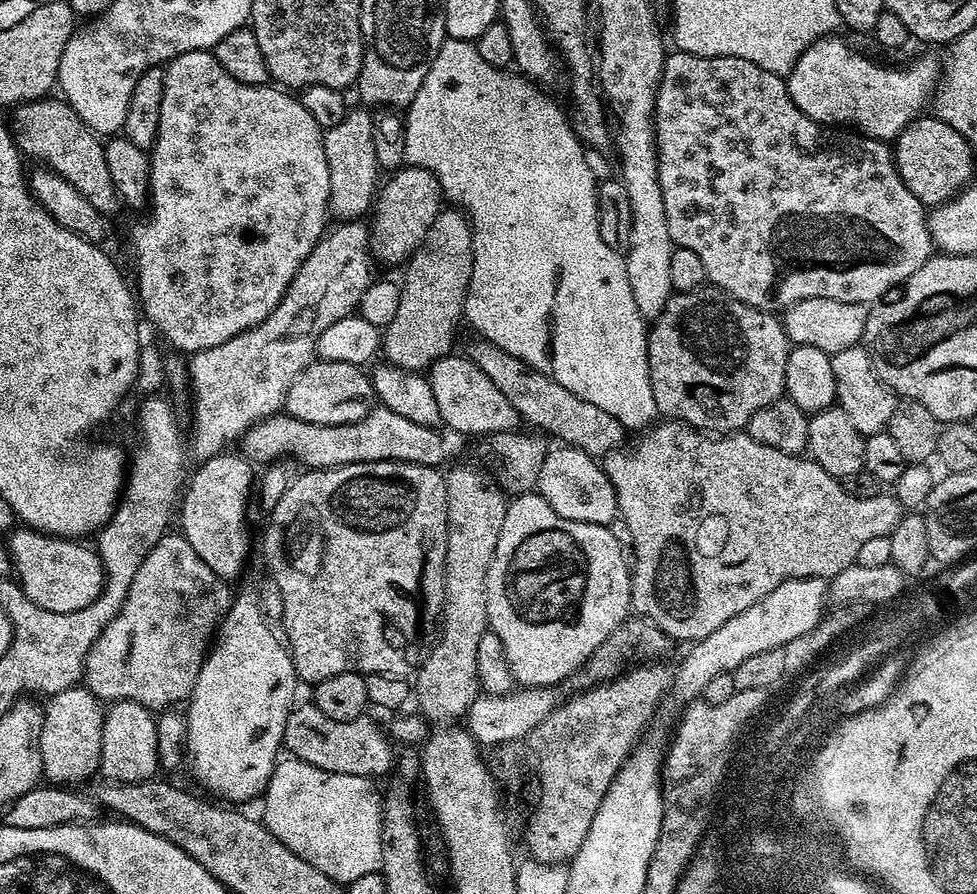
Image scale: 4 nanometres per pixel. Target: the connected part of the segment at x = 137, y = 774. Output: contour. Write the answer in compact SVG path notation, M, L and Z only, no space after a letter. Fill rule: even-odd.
M118 701L105 711L99 771L105 781L125 784L150 780L157 775L160 759L156 721L149 708L134 701Z

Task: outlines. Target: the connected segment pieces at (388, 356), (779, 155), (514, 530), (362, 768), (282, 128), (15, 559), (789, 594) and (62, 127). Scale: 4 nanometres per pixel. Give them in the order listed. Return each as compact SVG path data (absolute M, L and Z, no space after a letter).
M448 206L434 218L426 238L412 251L403 265L404 280L399 281L400 297L394 322L390 322L382 332L382 356L387 363L410 372L423 373L432 367L435 360L449 355L456 340L456 327L462 324L464 299L470 286L472 273L472 225L467 216L455 207Z
M675 50L669 51L664 57L664 69L662 70L662 78L660 85L656 91L656 157L658 158L658 186L662 190L662 206L666 208L666 226L670 226L670 238L673 245L686 250L694 250L694 254L698 254L699 260L704 267L704 274L709 285L720 288L726 294L730 294L734 298L738 298L738 302L746 302L746 306L754 306L761 308L764 312L773 314L783 313L792 307L793 304L802 302L806 298L830 298L834 302L850 302L851 304L873 305L887 297L893 290L899 289L904 281L910 278L910 274L914 274L914 270L918 270L927 260L934 254L934 245L932 235L928 229L928 212L926 206L918 198L914 198L914 194L910 192L906 186L906 182L902 182L902 178L896 169L896 158L893 149L889 147L885 141L875 140L869 136L862 136L855 130L840 130L835 136L835 131L829 130L825 125L819 124L817 120L810 119L806 114L802 114L802 110L798 110L798 106L794 106L794 98L790 98L788 93L788 85L785 77L776 76L770 70L762 70L762 66L754 66L754 62L746 62L746 58L730 58L729 56L695 56L694 54L686 54Z
M535 491L517 495L509 503L506 518L502 522L502 534L498 534L498 546L494 550L494 558L490 562L490 570L486 574L486 614L489 629L500 639L500 648L504 652L504 661L512 672L513 681L525 688L547 688L559 685L559 680L567 678L571 672L579 673L584 663L596 653L598 646L610 638L615 628L629 619L632 606L632 574L626 552L620 549L620 540L612 533L611 527L590 522L574 522L570 518L562 518L562 514L554 514L550 502Z
M297 703L286 718L283 747L289 757L310 766L318 766L318 770L381 778L380 776L386 775L391 768L393 771L394 744L385 729L383 732L374 721L368 719L367 715L362 715L350 722L334 722L334 718L326 718L326 714L322 714L322 710L318 710L315 704Z
M211 51L187 52L169 60L164 68L162 114L156 127L156 140L151 146L150 155L152 217L149 218L148 224L136 224L132 228L132 252L136 255L134 288L138 293L139 311L145 321L148 319L176 347L173 349L177 353L191 354L210 350L210 346L222 346L222 342L230 342L230 338L258 326L258 322L268 317L270 310L274 310L274 306L278 306L278 302L286 294L294 274L298 274L298 266L306 262L310 250L314 250L314 246L326 234L328 220L330 221L330 166L326 166L324 132L318 126L318 122L310 118L306 106L302 106L291 91L280 86L238 82L238 78L226 74L222 62L218 62L218 58Z
M20 526L7 537L8 552L12 558L15 579L20 589L34 602L34 606L42 606L42 610L50 610L54 614L70 614L74 610L82 610L90 606L102 594L104 589L104 563L95 547L86 545L76 538L50 536L46 532L35 532L33 528Z
M823 576L810 578L794 578L784 580L782 586L774 586L766 598L754 602L742 614L734 614L730 622L722 622L714 634L695 641L692 648L684 656L684 661L674 668L674 692L692 702L703 693L706 682L710 678L718 678L718 674L732 673L746 658L753 654L762 654L762 650L775 648L787 649L795 640L803 641L808 632L814 630L826 610L828 600L828 580Z
M45 98L19 105L10 119L10 131L16 147L25 157L37 160L37 165L57 172L72 183L104 217L112 218L122 208L120 195L116 192L110 169L106 166L106 154L101 137L90 131L78 118L78 114L63 99Z

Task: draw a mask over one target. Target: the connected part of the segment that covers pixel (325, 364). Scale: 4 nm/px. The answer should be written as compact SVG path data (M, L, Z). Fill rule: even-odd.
M317 359L315 362L308 364L306 370L302 370L302 374L298 374L298 378L290 386L290 390L284 399L283 411L302 422L338 426L339 424L349 424L350 422L358 422L362 418L366 418L366 414L371 412L373 407L372 381L369 373L361 365Z

